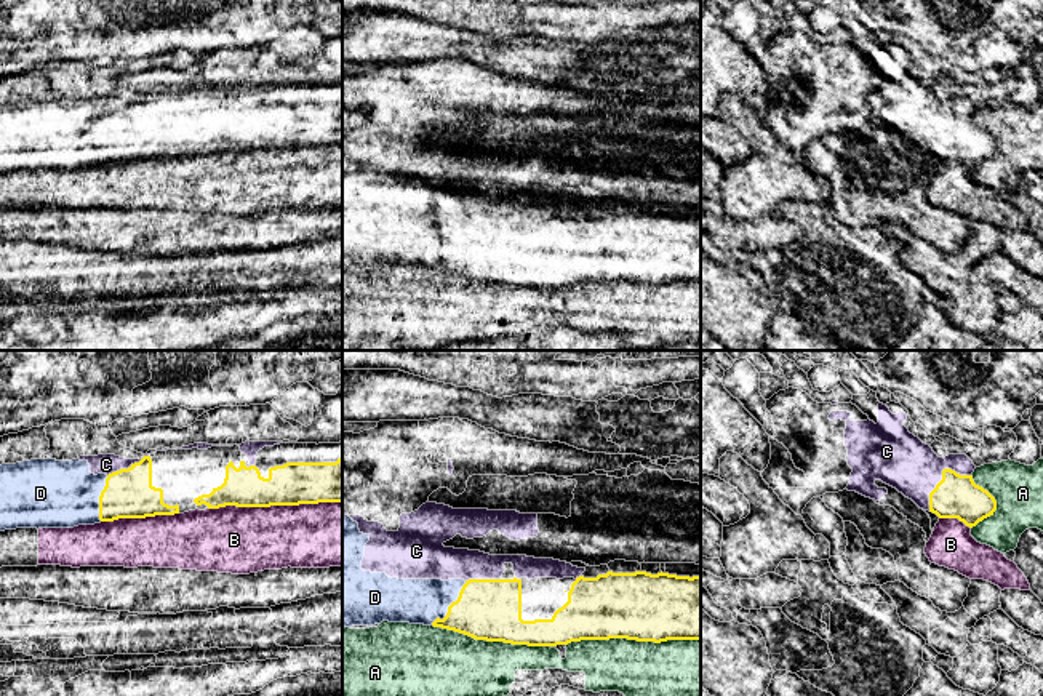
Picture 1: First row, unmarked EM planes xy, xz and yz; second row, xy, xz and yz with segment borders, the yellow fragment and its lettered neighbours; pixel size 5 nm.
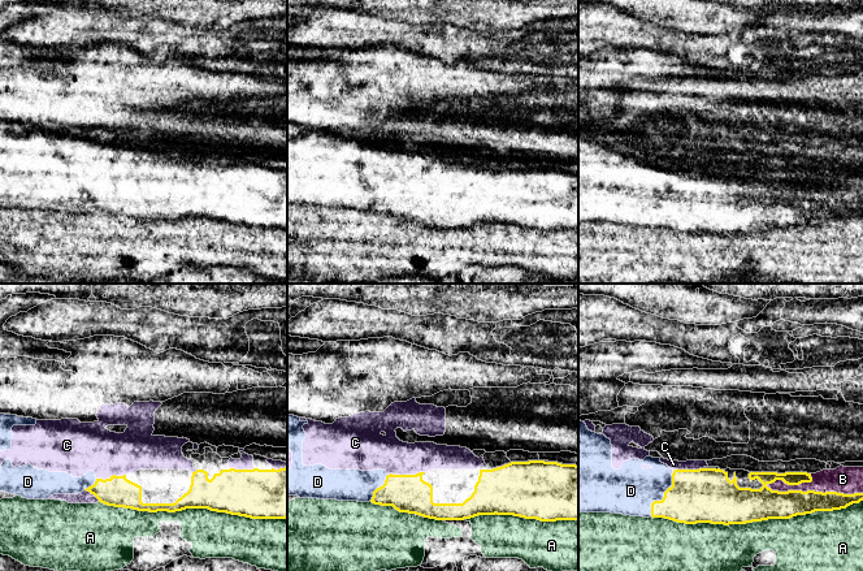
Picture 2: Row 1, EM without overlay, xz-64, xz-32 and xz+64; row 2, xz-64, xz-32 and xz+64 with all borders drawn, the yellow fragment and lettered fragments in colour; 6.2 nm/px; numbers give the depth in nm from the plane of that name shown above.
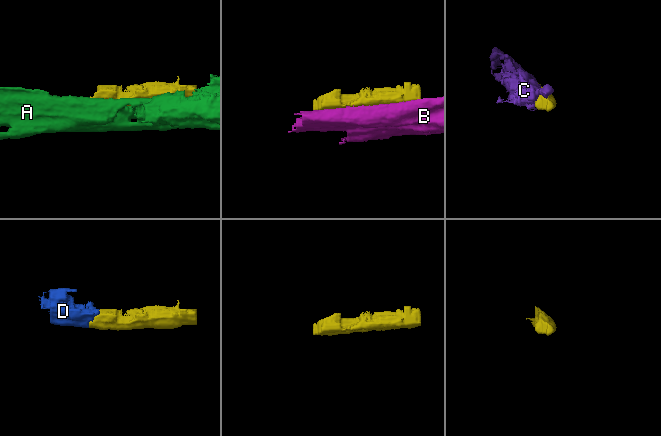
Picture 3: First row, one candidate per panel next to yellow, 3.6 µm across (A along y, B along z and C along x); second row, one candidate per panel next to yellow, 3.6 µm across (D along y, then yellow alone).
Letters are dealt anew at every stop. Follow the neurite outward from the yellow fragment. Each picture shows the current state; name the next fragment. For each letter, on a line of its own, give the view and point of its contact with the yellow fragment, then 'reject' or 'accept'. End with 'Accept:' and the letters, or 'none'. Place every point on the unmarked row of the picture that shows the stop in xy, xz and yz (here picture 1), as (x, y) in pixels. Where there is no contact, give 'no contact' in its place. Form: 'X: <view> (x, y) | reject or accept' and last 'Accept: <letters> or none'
A: xz (632, 280) | reject
B: xy (274, 146) | reject
C: yz (943, 117) | reject
D: xz (450, 247) | accept
Accept: D

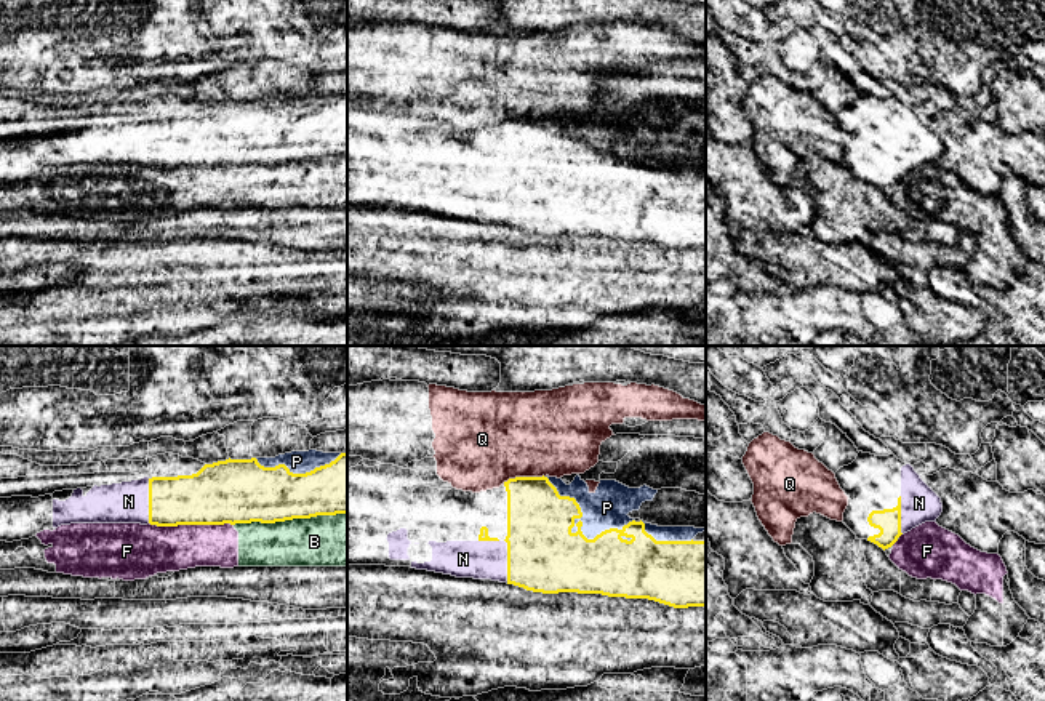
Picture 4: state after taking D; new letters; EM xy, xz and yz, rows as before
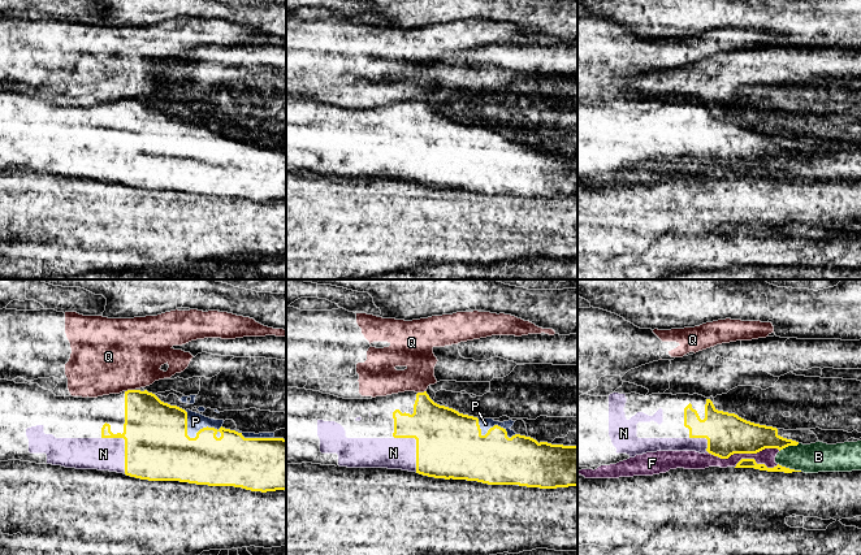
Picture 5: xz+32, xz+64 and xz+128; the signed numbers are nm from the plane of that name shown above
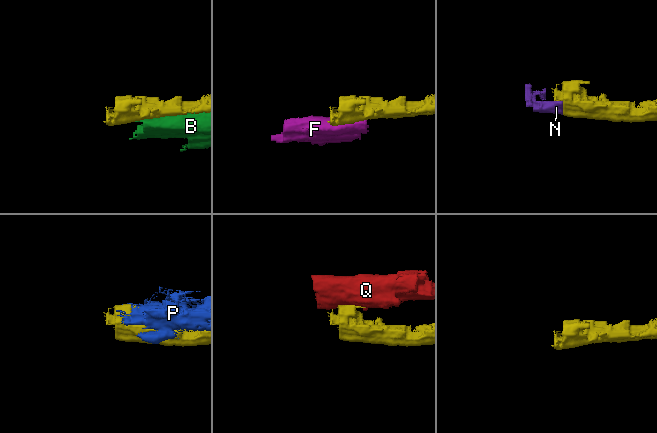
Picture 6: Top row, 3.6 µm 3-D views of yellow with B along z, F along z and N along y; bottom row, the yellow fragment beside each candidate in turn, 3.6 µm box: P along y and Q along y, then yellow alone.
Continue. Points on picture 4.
B: xy (290, 160) | reject
F: xy (191, 165) | reject
N: xy (149, 143) | accept
P: xz (581, 167) | reject
Q: xz (524, 119) | reject
Accept: N

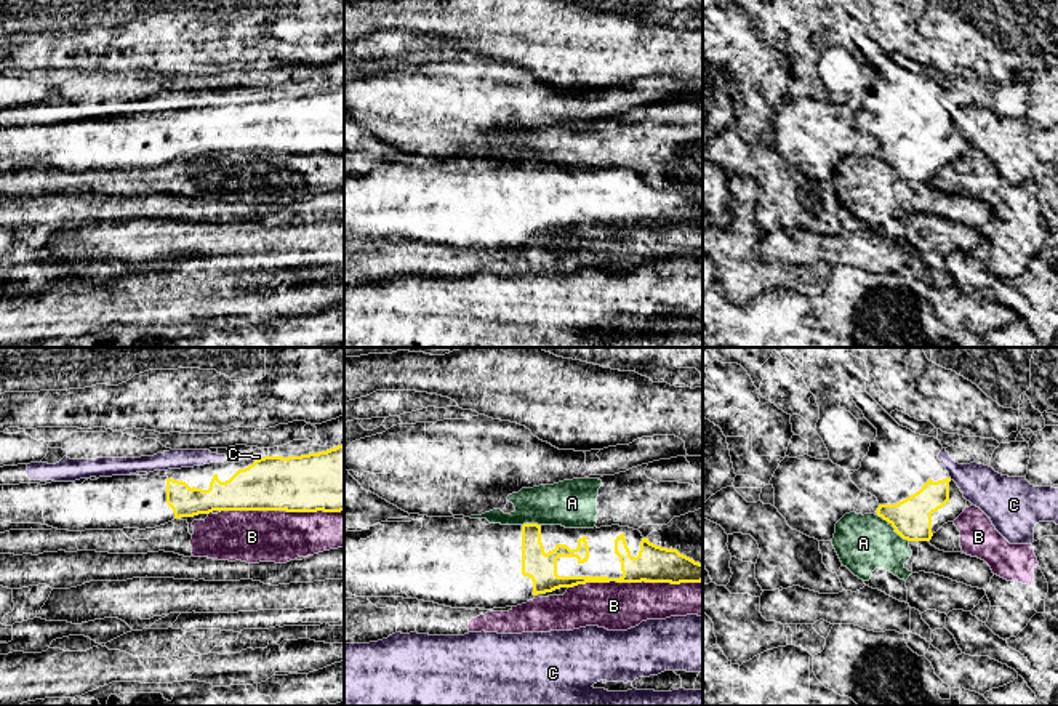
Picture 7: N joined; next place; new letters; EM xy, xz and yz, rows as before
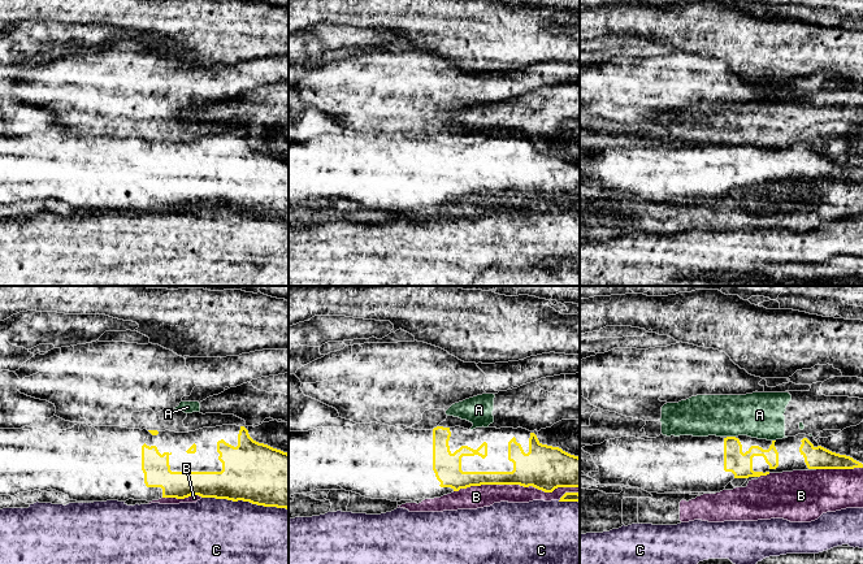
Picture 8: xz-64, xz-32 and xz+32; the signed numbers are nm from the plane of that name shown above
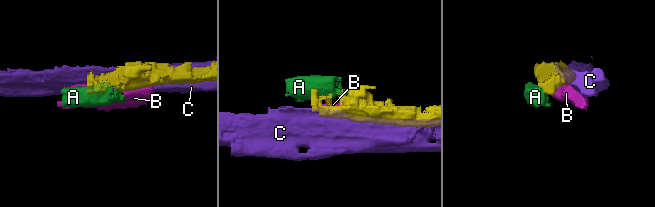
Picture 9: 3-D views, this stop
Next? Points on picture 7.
A: yz (900, 176) | reject
B: xz (637, 223) | reject
C: xy (260, 100) | reject
Accept: none

